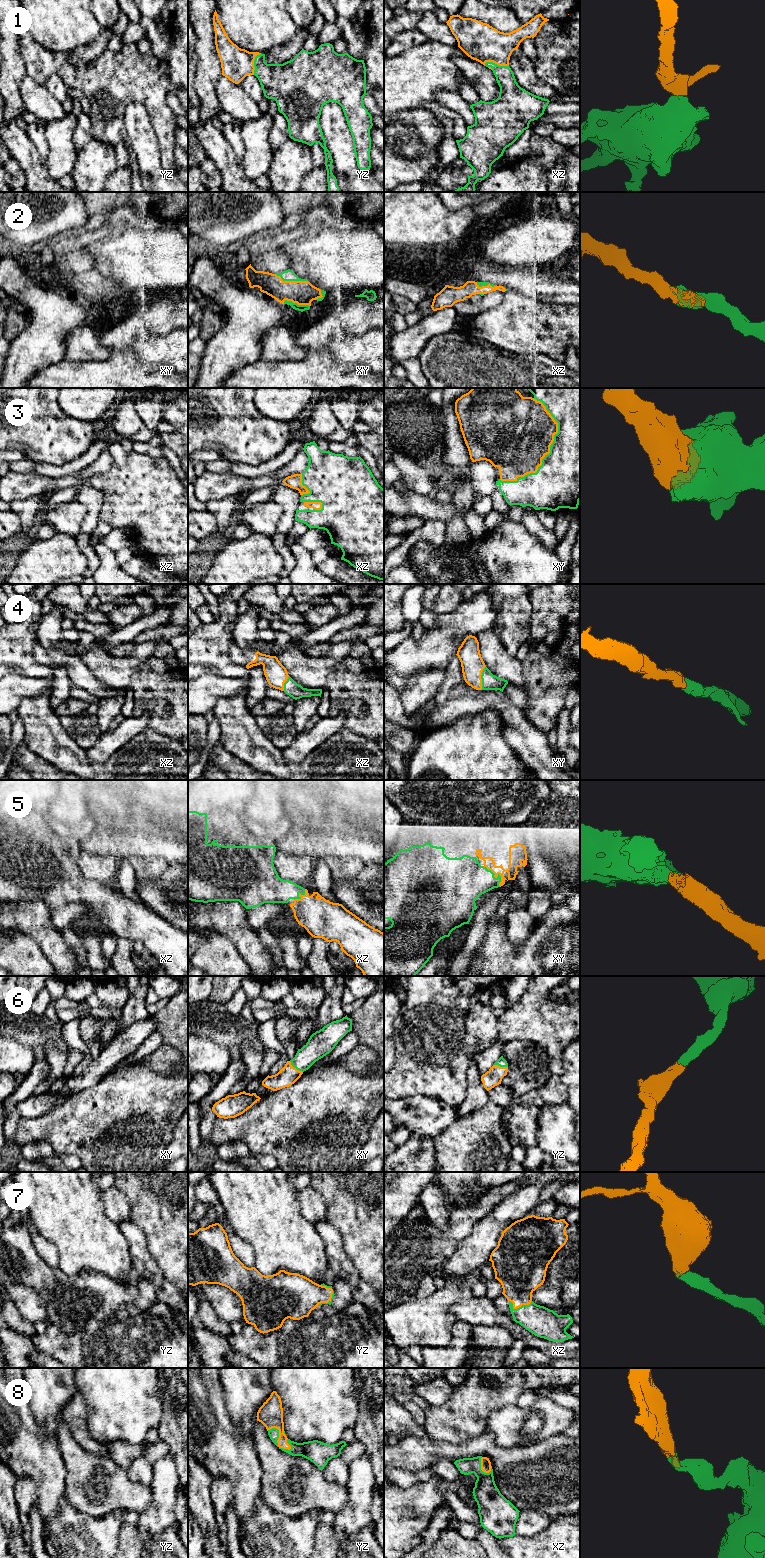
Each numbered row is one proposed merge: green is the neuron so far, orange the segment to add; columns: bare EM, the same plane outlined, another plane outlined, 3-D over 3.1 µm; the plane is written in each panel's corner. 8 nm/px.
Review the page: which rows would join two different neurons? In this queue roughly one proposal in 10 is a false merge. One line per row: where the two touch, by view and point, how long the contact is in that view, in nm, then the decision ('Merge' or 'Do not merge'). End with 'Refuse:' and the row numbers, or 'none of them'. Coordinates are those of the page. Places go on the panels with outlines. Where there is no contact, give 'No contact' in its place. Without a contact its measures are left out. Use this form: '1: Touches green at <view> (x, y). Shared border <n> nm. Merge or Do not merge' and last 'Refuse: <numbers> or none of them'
1: Touches green at xz (496, 64). Shared border 200 nm. Merge
2: Touches green at xy (292, 280). Shared border 280 nm. Merge
3: Touches green at xy (550, 450). Shared border 750 nm. Merge
4: Touches green at xy (481, 678). Shared border 190 nm. Merge
5: Touches green at xy (497, 877). Shared border 220 nm. Merge
6: Touches green at xy (295, 1067). Shared border 140 nm. Merge
7: Touches green at xz (519, 1307). Shared border 180 nm. Merge
8: Touches green at yz (277, 1439). Shared border 240 nm. Merge
Refuse: none of them

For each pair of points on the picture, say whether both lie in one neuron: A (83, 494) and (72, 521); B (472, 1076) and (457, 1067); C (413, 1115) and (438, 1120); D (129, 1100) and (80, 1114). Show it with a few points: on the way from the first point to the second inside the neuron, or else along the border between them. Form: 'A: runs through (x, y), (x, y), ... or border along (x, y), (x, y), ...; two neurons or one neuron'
A: border along (75, 499), (86, 507), (86, 515), (80, 525); two neurons
B: border along (474, 1056), (467, 1073), (466, 1096); two neurons
C: runs through (419, 1115), (432, 1117); one neuron
D: runs through (117, 1112), (115, 1114), (92, 1114); one neuron

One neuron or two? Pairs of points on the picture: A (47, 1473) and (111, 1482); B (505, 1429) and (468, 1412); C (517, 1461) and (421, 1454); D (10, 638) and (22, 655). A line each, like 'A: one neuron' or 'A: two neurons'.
A: two neurons
B: two neurons
C: one neuron
D: one neuron

